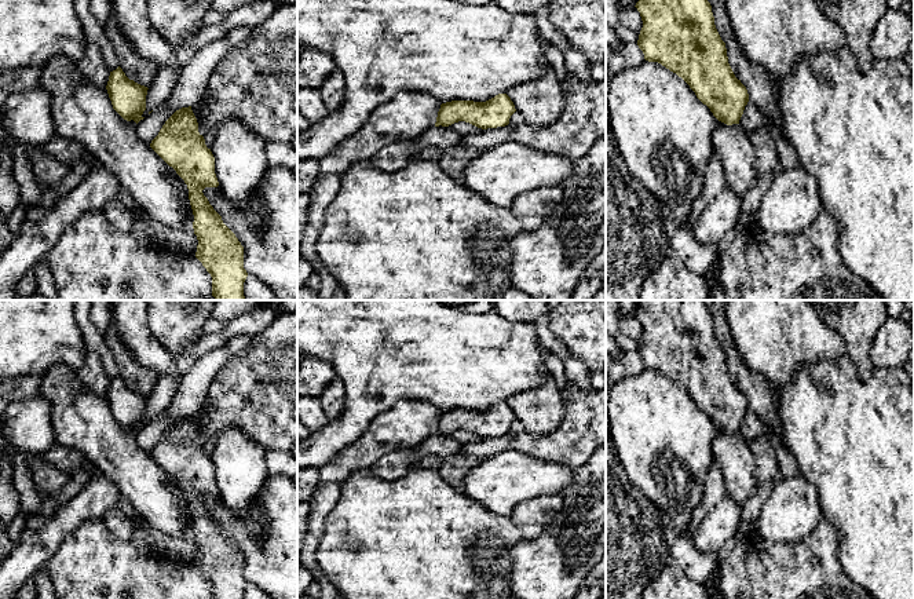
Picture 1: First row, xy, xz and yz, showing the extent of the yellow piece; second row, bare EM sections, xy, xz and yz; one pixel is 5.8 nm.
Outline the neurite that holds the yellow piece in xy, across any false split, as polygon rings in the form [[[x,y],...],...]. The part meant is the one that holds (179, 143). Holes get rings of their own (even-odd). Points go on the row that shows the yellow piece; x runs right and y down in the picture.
[[[191,106],[176,110],[162,125],[150,147],[184,180],[194,215],[198,245],[195,258],[212,277],[216,300],[245,300],[244,246],[223,223],[202,190],[217,187],[215,157],[198,132]]]

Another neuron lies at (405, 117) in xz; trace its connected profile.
[[[402,91],[387,103],[374,109],[368,121],[351,136],[319,161],[318,180],[329,174],[343,174],[354,162],[368,162],[381,147],[398,142],[418,139],[425,131],[435,127],[440,102],[424,92]]]

